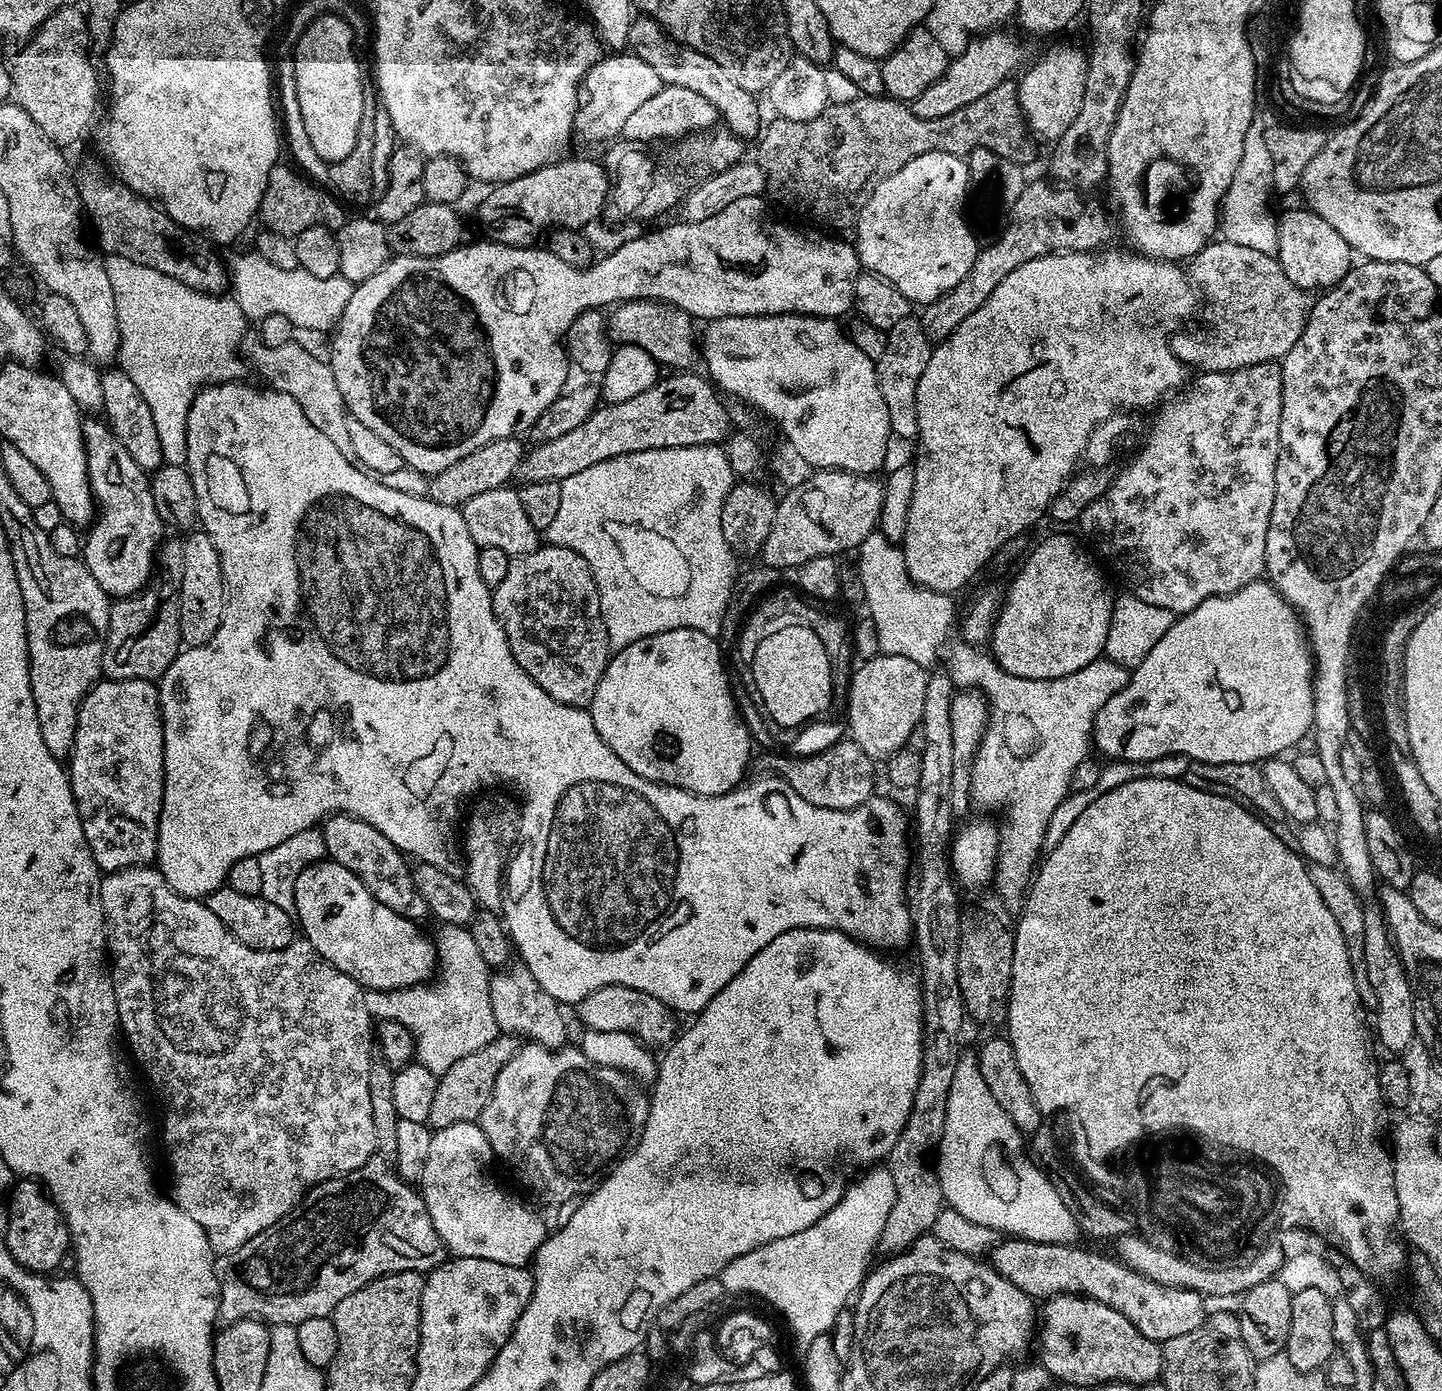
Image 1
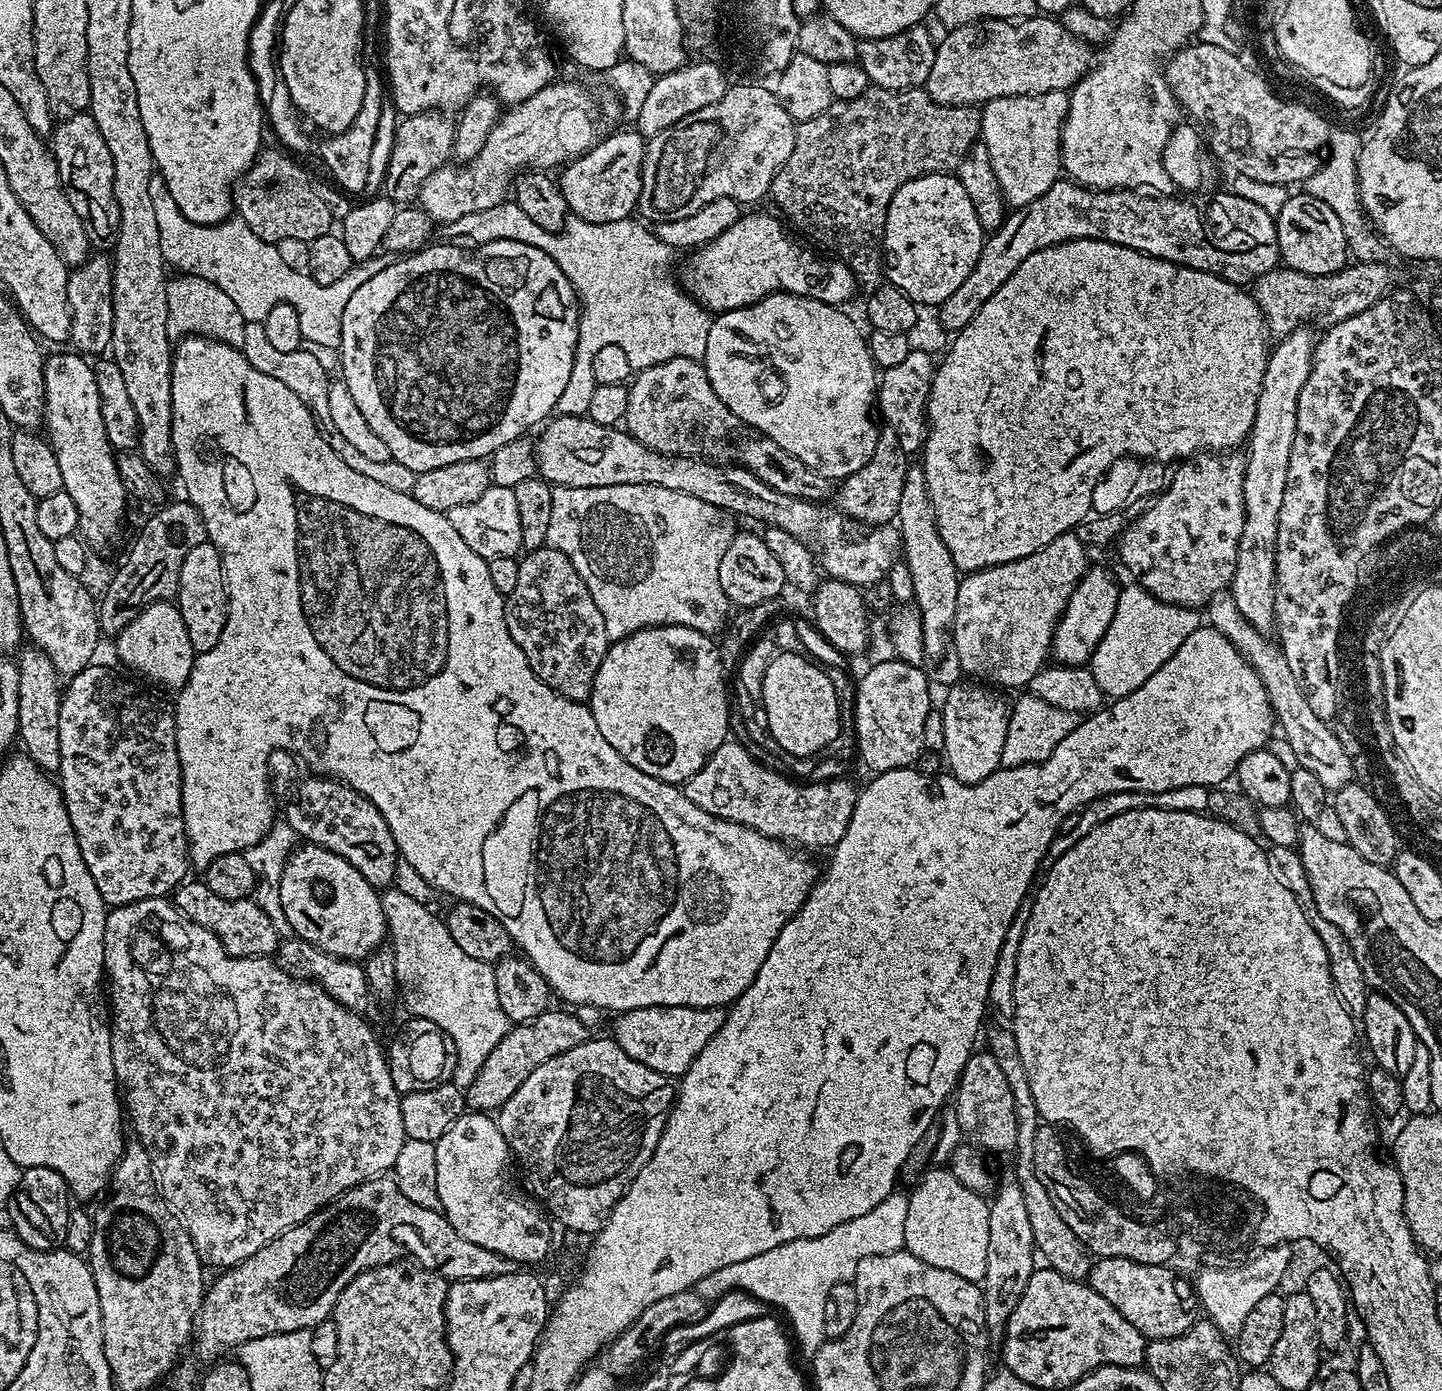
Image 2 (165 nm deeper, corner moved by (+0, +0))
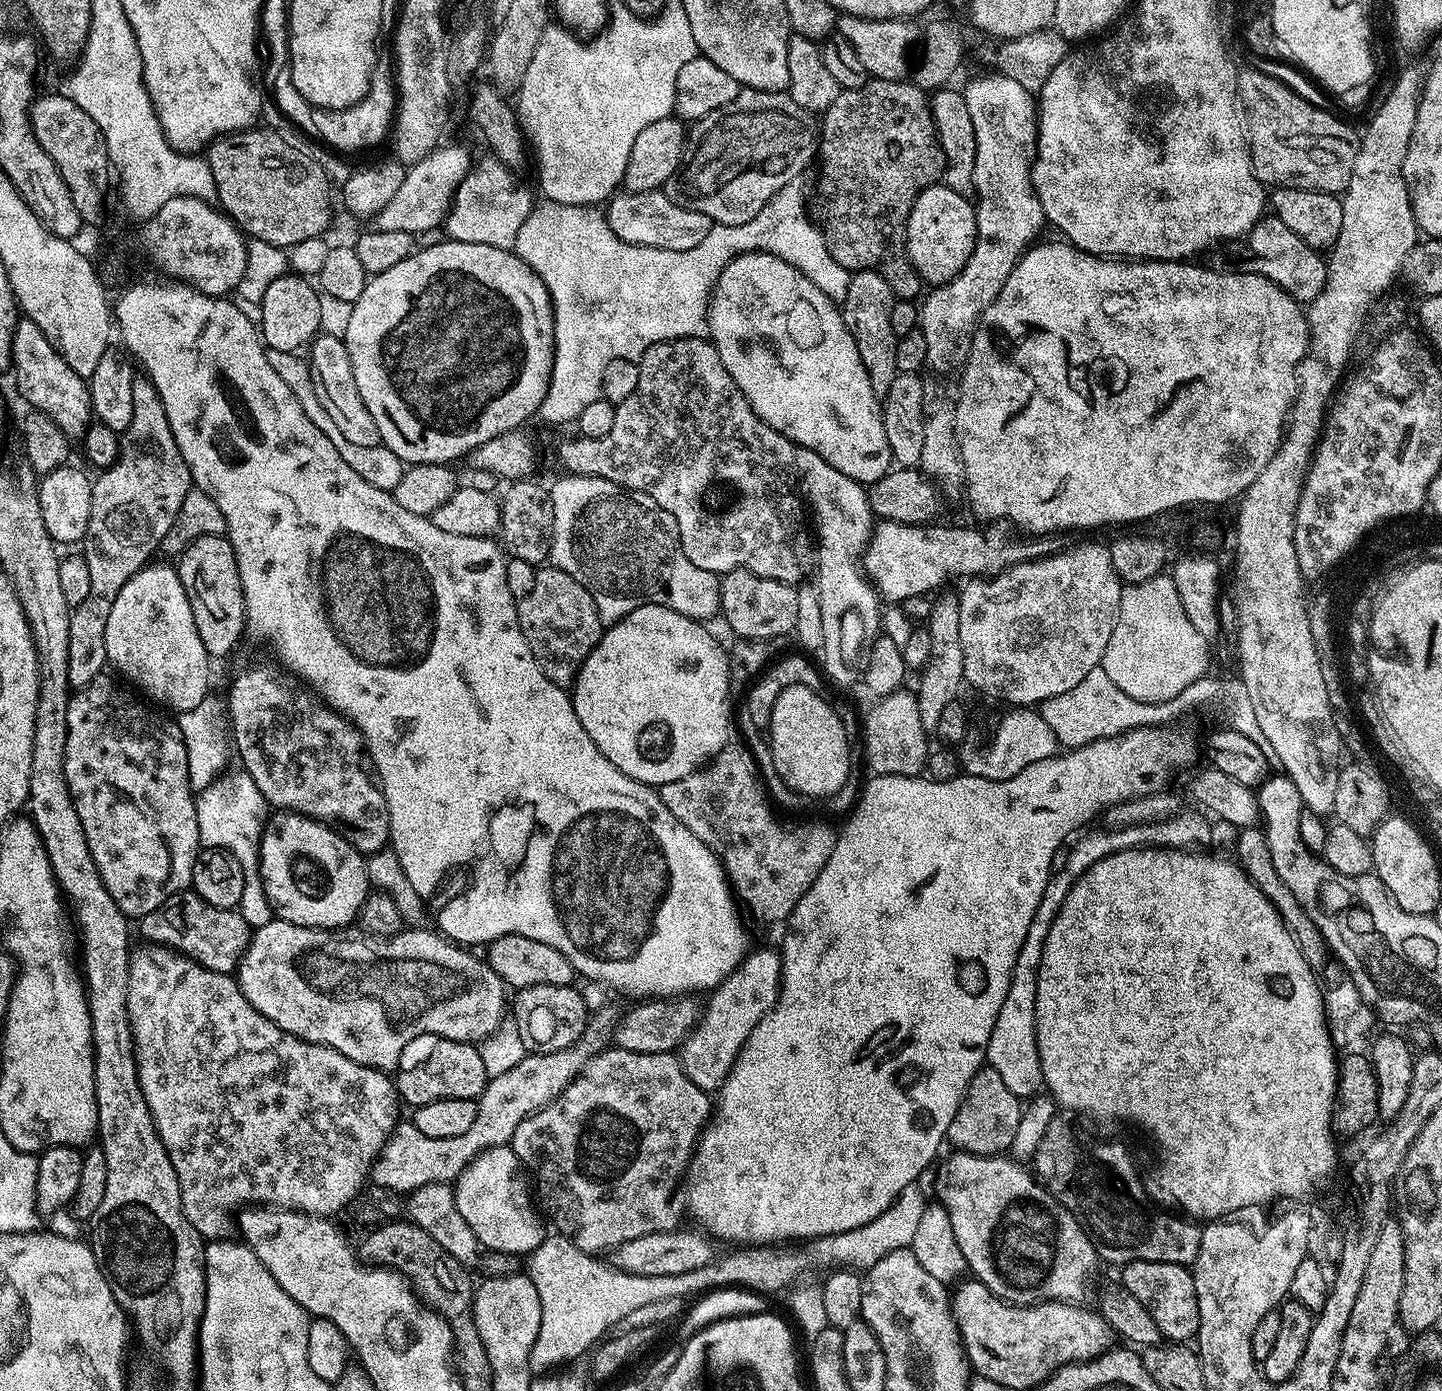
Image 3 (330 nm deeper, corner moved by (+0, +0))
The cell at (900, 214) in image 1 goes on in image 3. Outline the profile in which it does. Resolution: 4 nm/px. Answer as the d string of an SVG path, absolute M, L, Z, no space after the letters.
M942 182L918 194L906 222L904 245L910 262L925 285L948 284L966 266L976 245L976 209L973 201L954 194Z

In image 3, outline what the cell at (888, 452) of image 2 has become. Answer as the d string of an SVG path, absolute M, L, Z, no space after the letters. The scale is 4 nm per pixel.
M853 272L850 278L850 290L846 290L846 298L842 305L842 315L846 322L846 330L854 338L854 346L858 346L858 358L862 358L862 366L866 366L870 386L874 394L884 397L889 393L891 383L899 375L898 362L894 362L894 350L898 337L894 334L894 326L890 326L890 310L896 305L886 278L877 272Z

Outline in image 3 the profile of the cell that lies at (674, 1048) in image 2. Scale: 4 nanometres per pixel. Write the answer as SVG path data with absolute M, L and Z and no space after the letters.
M768 948L749 951L744 961L707 997L700 1022L678 1049L682 1070L703 1092L719 1093L746 1038L765 1014L772 1011L780 993L780 953Z

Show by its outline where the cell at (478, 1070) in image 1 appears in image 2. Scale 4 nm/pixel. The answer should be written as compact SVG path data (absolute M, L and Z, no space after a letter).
M575 1011L543 1012L525 1024L509 1027L507 1034L494 1046L490 1058L482 1062L482 1070L478 1070L478 1078L470 1082L466 1090L466 1104L469 1109L478 1112L495 1113L542 1066L542 1062L550 1062L550 1058L558 1058L558 1054L566 1054L566 1050L574 1050L574 1046L582 1046L590 1039L590 1029L578 1022Z

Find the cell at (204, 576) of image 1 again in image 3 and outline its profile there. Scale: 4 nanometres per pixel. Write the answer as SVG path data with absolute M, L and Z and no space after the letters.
M203 536L193 540L178 557L178 571L186 598L190 598L190 610L194 610L194 626L198 626L202 646L206 646L212 658L230 655L240 635L243 637L246 632L246 602L230 542L224 536Z

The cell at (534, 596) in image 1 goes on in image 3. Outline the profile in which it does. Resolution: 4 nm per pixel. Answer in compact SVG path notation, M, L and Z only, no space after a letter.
M555 566L537 567L534 587L530 590L530 594L526 594L526 598L517 603L516 613L522 634L530 646L530 654L534 654L542 674L546 674L546 678L550 678L550 682L555 684L571 685L582 662L586 662L590 650L594 650L602 635L602 621L594 606L594 598L588 593L586 586L582 586L582 582L574 582L570 574Z

